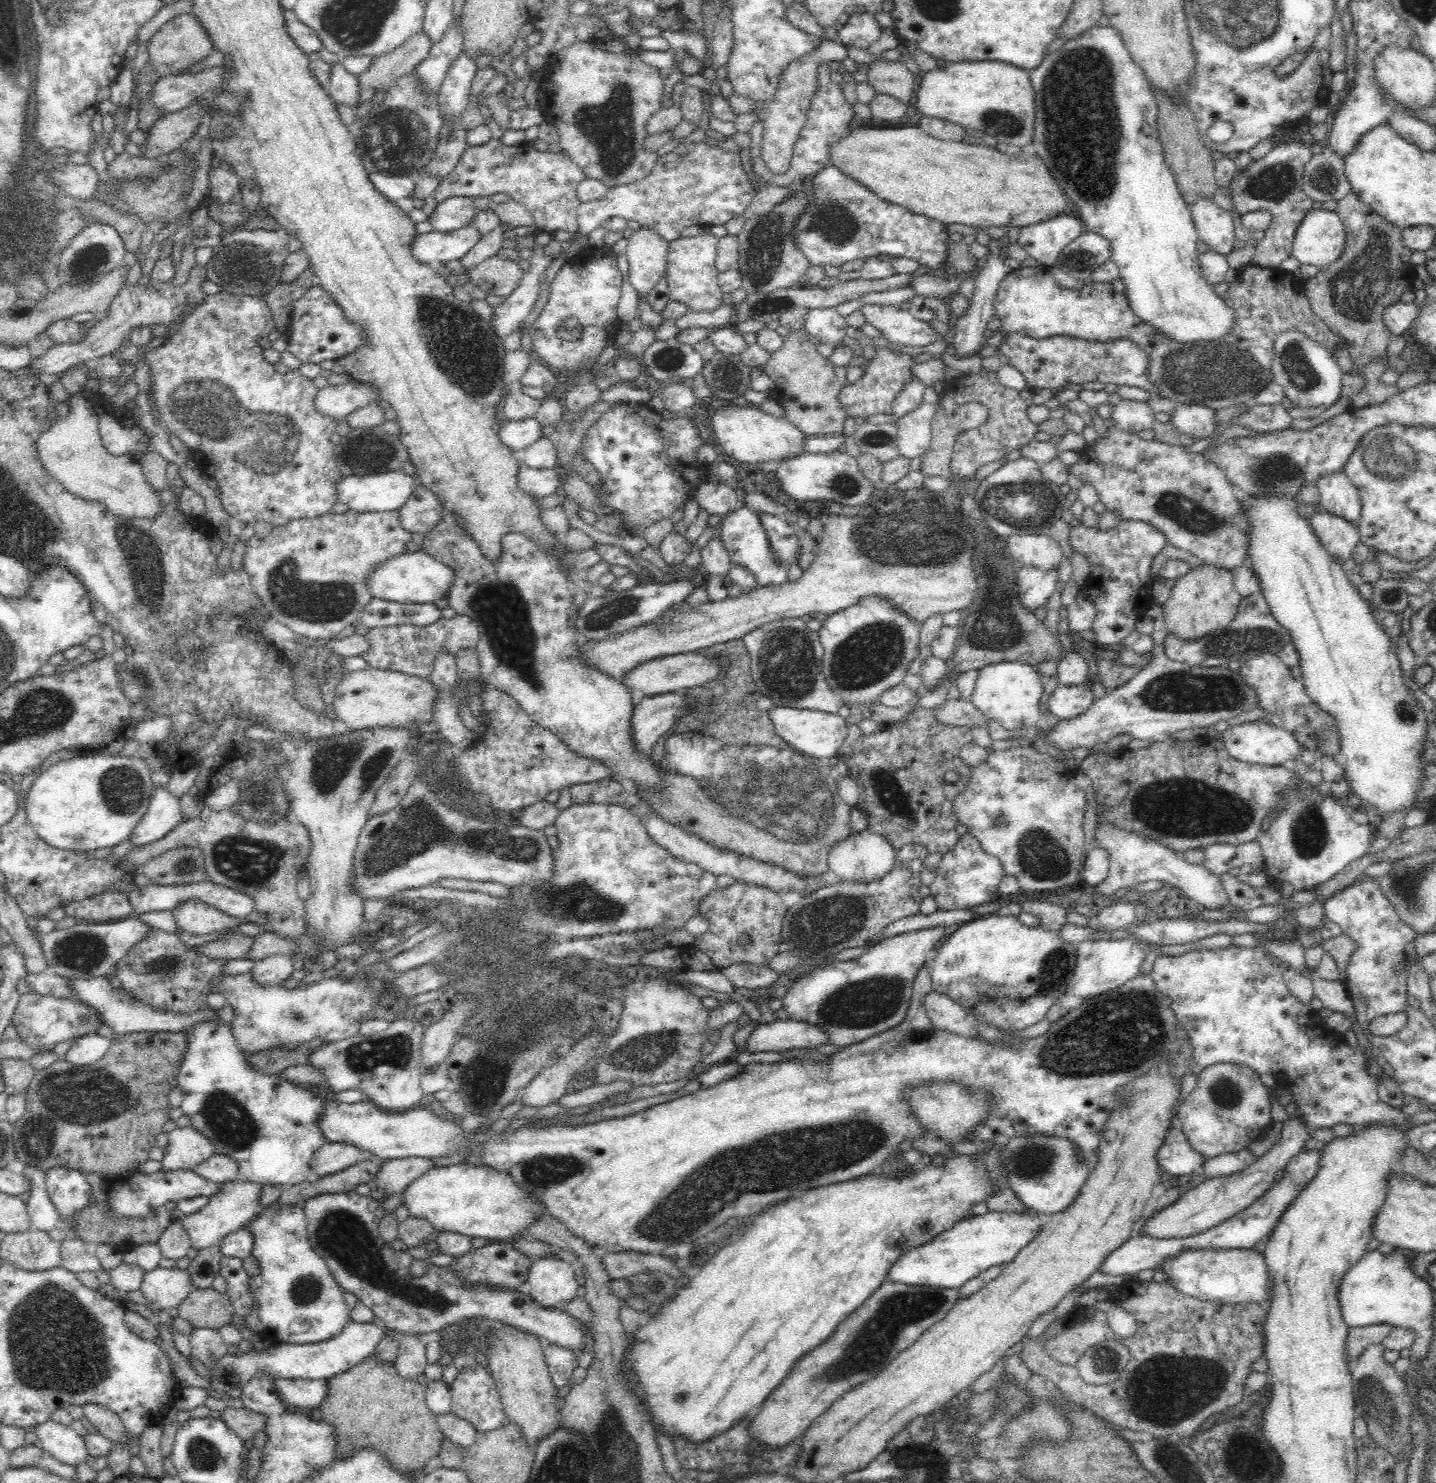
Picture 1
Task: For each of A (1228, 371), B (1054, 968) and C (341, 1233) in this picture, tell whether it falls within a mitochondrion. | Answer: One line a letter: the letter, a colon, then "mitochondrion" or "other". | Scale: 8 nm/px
A: mitochondrion
B: mitochondrion
C: mitochondrion

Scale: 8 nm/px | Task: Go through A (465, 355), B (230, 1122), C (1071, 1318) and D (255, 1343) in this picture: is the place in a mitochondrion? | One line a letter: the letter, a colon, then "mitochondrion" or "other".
A: mitochondrion
B: mitochondrion
C: other
D: other

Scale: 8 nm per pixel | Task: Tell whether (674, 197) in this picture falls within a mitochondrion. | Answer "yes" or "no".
yes

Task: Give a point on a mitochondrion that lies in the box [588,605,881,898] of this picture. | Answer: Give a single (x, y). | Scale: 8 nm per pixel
(789, 799)

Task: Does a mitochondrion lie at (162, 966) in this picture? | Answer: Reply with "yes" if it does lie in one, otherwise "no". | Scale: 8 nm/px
yes

